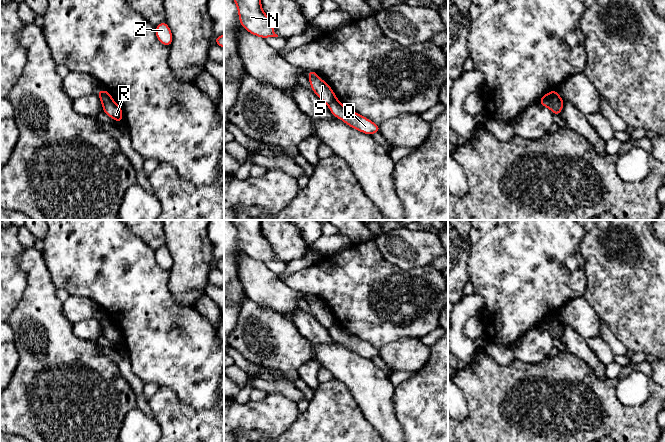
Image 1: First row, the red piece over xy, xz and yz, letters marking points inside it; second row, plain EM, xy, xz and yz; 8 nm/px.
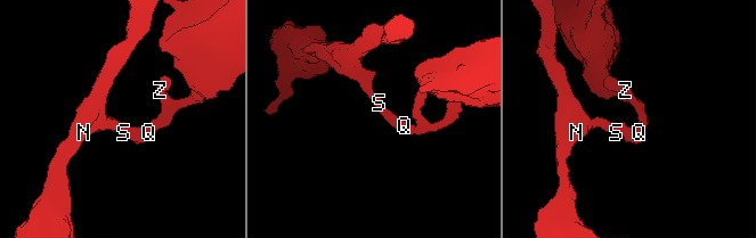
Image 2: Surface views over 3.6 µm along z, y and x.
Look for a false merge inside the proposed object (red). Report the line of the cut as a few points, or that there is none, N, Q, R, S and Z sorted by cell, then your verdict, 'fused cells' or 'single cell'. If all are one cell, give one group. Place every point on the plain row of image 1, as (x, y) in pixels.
cut yz (560, 322), (549, 332); groups N S / Q R Z; fused cells

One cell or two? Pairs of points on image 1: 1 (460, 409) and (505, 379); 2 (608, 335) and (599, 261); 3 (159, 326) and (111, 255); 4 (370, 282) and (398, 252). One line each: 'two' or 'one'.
1: two
2: two
3: one
4: two

